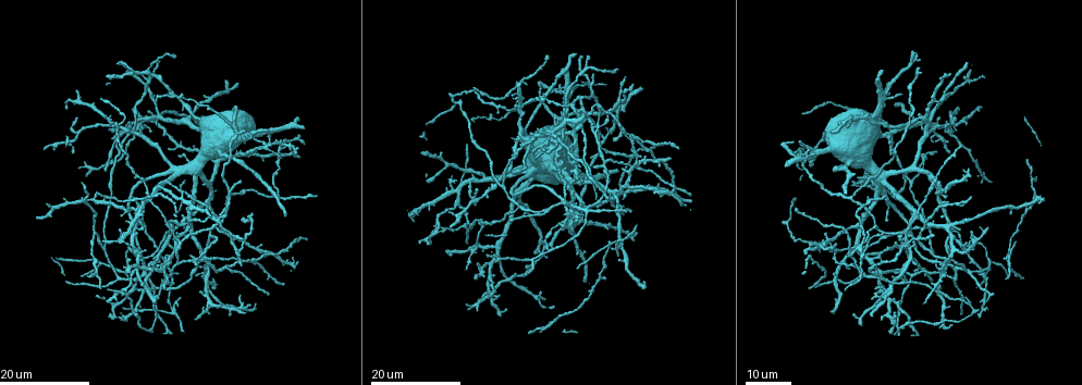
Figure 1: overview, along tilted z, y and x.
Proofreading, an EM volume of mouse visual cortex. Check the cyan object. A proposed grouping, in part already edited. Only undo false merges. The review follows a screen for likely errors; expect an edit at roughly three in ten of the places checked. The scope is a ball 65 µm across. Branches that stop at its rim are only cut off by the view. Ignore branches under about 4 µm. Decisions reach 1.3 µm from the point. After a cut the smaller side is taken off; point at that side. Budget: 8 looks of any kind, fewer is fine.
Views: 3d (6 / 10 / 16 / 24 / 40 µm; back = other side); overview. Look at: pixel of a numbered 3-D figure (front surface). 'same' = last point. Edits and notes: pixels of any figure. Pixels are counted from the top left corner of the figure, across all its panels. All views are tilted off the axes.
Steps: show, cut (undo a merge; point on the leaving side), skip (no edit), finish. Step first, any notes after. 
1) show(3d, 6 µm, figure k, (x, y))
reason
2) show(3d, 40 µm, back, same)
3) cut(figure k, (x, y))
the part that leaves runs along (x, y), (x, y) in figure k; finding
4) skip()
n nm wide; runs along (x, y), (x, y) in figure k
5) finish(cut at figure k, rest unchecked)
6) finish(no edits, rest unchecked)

show(3d, 24 µm, figure 1, (137, 213))
a fork

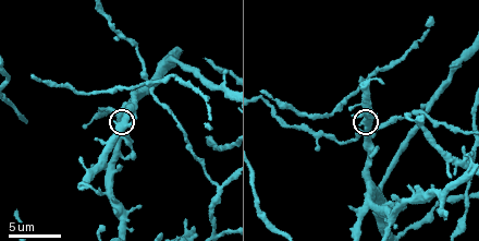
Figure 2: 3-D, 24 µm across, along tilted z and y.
show(3d, 6 µm, figure 2, (123, 119))

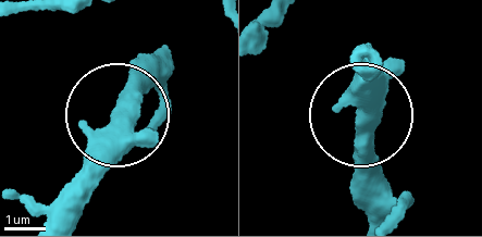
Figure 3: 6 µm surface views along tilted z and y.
skip()
3 arms; one neuron here

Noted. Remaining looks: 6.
show(3d, 16 µm, figure 1, (173, 308))
small branch off a trunk

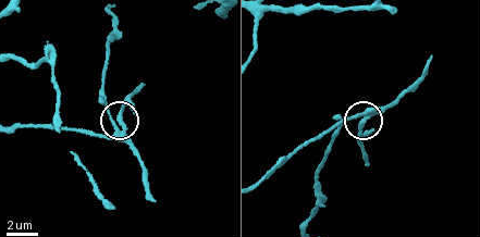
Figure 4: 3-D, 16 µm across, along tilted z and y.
show(3d, 10 µm, figure 4, (115, 124))

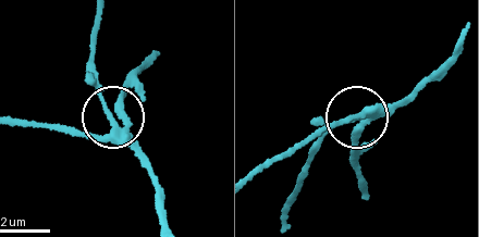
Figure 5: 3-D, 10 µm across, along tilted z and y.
skip()
4 arms; continuous, no second neuron

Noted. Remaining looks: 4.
show(3d, 16 µm, figure 1, (532, 261))
branch point

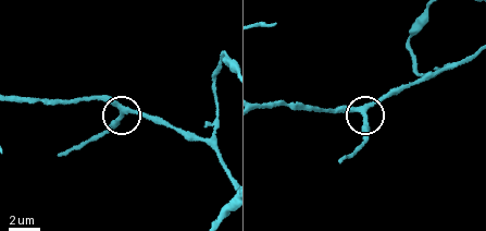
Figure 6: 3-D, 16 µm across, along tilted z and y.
show(3d, 10 µm, figure 6, (361, 112))
closer look

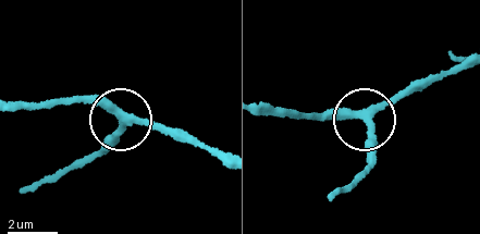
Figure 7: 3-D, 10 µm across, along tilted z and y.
skip()
runs along (464, 61), (369, 111), (364, 123), (369, 168) in figure 7; continuous, no second neuron

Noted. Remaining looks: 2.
show(3d, 16 µm, figure 1, (76, 131))
thin arm on a thick one

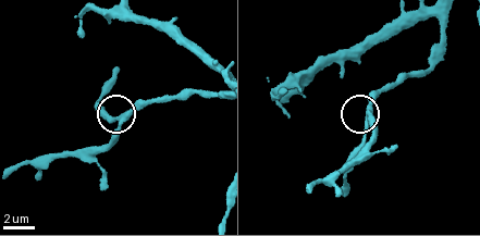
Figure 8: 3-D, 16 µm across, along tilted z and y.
show(3d, 6 µm, figure 8, (124, 119))

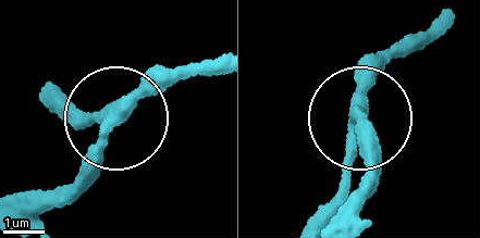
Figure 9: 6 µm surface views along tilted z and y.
skip()
330 nm wide; continuous, no second neuron

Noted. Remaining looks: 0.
finish(no edits, rest unchecked)

